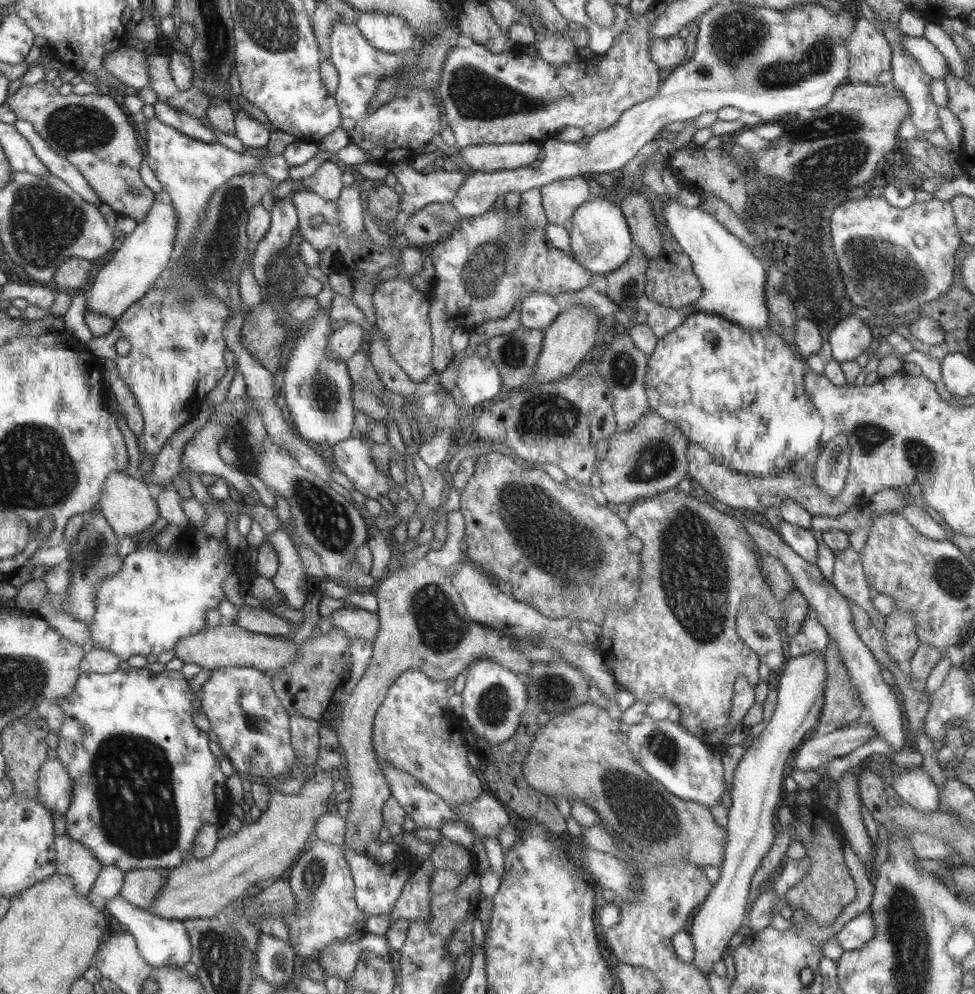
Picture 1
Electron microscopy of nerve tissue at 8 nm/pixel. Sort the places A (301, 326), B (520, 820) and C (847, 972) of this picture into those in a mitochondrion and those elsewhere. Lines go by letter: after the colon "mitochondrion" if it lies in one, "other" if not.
A: other
B: other
C: other

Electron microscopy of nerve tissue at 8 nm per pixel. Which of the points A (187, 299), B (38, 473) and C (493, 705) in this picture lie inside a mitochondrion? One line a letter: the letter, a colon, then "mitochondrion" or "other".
A: mitochondrion
B: mitochondrion
C: mitochondrion

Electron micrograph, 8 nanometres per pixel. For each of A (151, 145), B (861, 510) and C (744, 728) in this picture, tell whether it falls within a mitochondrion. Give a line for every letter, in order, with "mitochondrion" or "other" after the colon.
A: other
B: other
C: other

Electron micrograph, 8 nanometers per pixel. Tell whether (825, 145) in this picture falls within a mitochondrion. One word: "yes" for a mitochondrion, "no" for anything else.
yes

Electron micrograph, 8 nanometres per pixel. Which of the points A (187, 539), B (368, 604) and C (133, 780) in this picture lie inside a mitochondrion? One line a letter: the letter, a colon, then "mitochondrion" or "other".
A: other
B: other
C: mitochondrion

